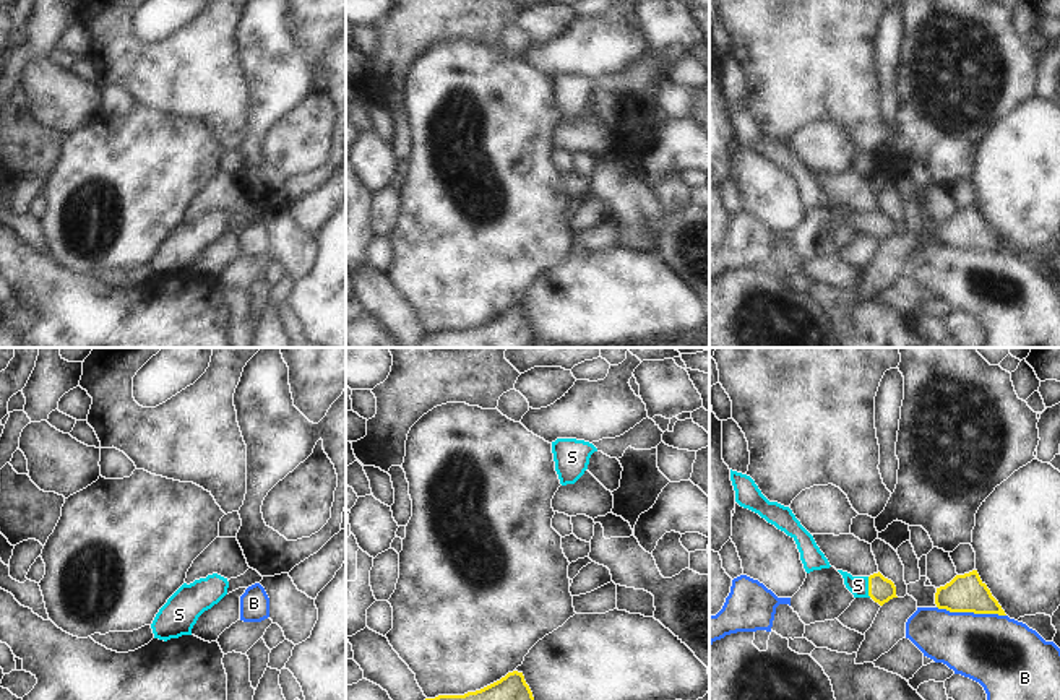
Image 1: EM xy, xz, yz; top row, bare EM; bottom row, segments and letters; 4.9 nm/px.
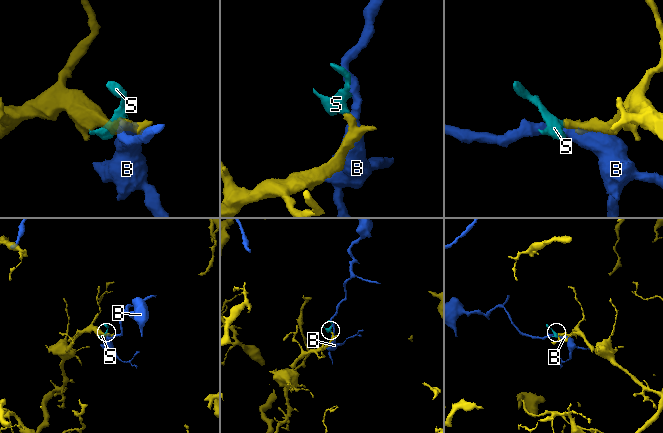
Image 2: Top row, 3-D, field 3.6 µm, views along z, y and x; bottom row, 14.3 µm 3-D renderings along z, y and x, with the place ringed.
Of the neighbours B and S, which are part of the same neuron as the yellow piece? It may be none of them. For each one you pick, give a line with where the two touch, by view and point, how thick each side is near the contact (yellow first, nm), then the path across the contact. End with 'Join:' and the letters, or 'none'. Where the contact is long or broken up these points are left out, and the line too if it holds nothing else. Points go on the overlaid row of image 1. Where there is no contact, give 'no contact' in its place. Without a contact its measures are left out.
S: yz (869, 587) | 120/100 nm | across yz (880, 590), (869, 587), (857, 585)
Join: S

